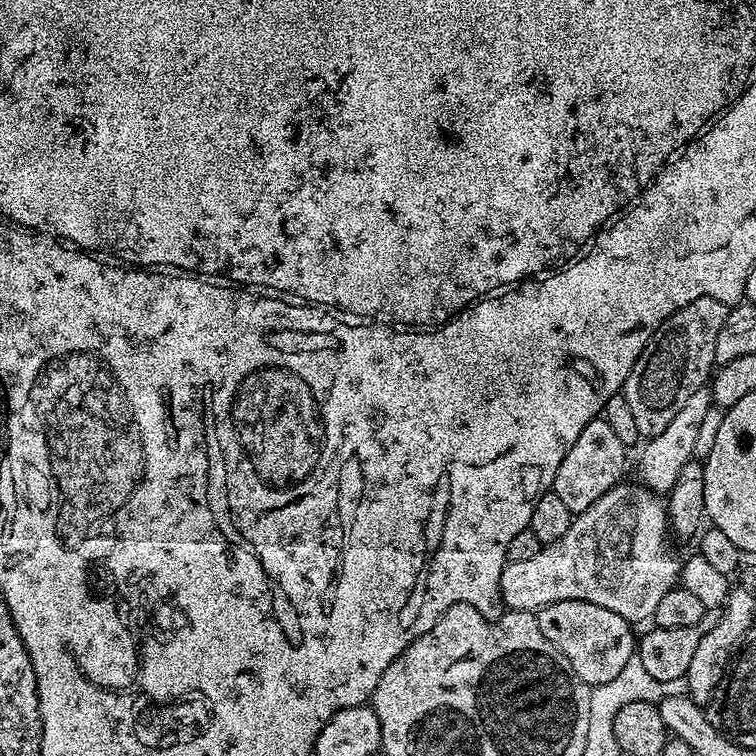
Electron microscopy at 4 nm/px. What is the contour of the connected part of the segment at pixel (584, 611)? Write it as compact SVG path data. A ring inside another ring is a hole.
M554 602L536 612L536 621L546 642L554 646L557 656L581 685L595 686L610 682L625 669L626 662L630 661L638 648L638 636L632 633L630 621L622 618L622 614L614 614L614 610L594 606L594 602Z

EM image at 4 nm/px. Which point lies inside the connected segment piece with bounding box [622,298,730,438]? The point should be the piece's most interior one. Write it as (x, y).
(679, 358)

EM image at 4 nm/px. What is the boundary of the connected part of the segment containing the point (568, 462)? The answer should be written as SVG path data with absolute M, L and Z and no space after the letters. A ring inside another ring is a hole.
M603 418L592 420L582 434L578 434L574 446L566 450L566 458L562 458L562 466L558 466L558 474L554 474L554 482L550 491L562 498L562 503L573 514L584 512L602 494L606 494L613 486L621 483L624 476L624 452L626 445L618 439L618 434L610 427L610 422Z

